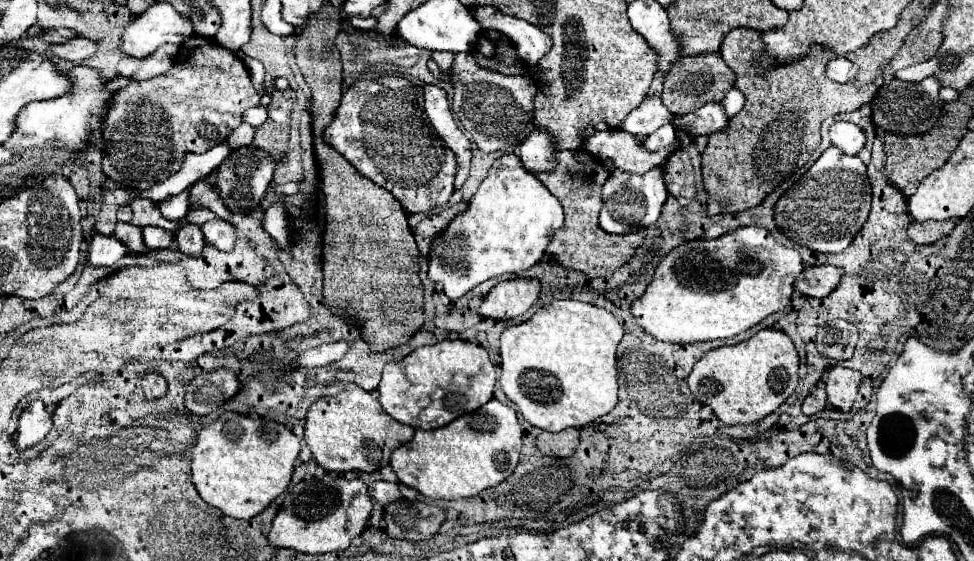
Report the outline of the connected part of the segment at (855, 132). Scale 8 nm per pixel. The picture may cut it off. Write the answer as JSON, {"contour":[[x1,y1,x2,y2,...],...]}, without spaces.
{"contour":[[835,122,831,126,831,144,837,146,843,154,859,154,865,144,865,134,859,126,851,122]]}

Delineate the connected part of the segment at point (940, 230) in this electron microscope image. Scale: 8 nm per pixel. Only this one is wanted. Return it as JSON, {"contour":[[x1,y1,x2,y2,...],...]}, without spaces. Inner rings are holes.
{"contour":[[927,220,927,222,911,222,907,228,909,238,915,244,933,244,937,242,941,236,947,236,951,232,951,228,955,226,953,220]]}

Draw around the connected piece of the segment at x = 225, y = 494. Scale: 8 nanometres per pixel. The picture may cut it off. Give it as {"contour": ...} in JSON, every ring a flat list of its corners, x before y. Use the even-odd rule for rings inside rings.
{"contour":[[225,412,199,432,191,452,193,484,207,504,231,518,249,520,287,488,297,454,299,438,285,424]]}

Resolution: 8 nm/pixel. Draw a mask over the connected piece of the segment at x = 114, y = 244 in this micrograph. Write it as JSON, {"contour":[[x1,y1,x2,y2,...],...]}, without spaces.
{"contour":[[95,234,89,246,89,264,99,268,99,266,113,266,119,258,123,258,127,254,125,244,121,244,115,236,101,236]]}

